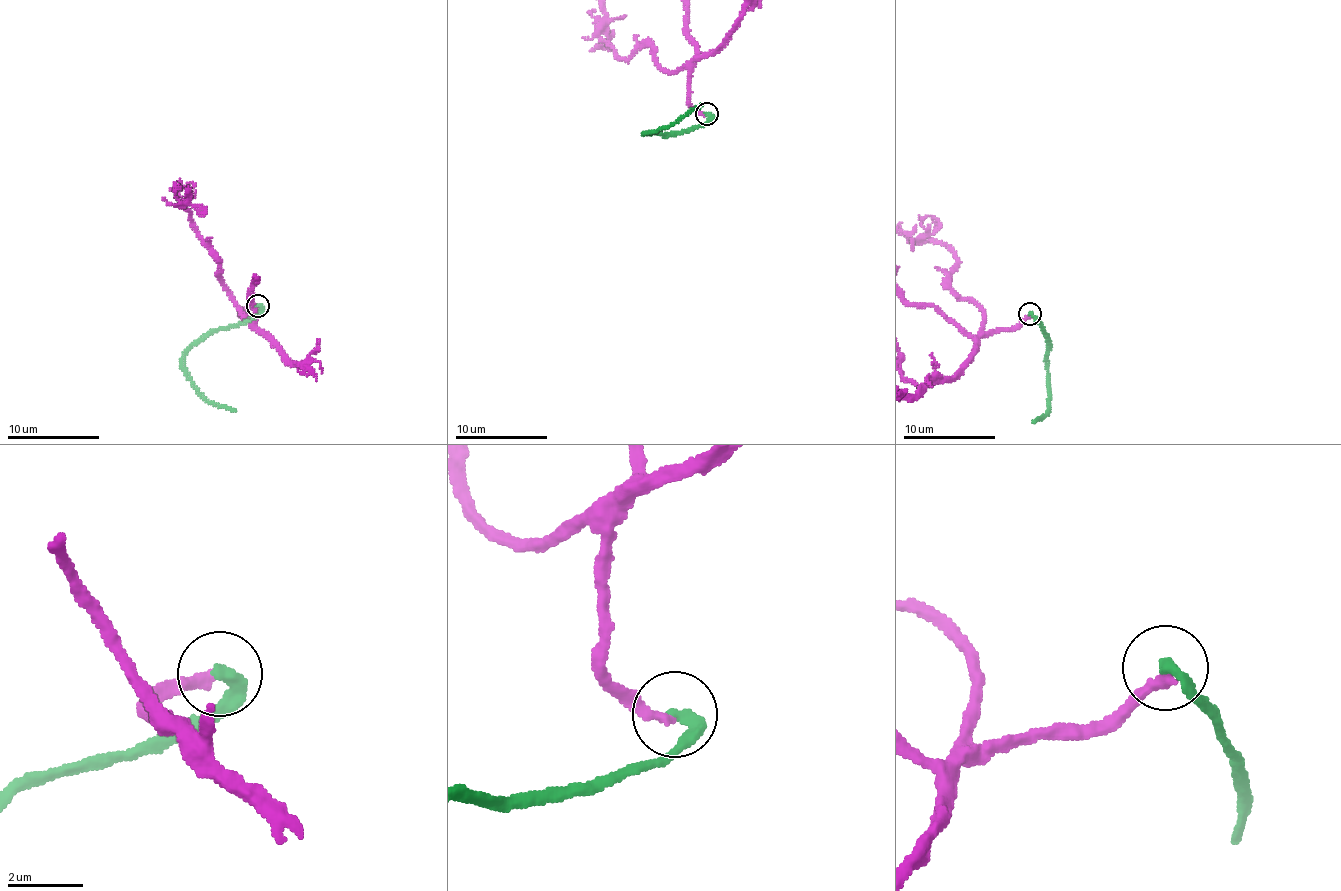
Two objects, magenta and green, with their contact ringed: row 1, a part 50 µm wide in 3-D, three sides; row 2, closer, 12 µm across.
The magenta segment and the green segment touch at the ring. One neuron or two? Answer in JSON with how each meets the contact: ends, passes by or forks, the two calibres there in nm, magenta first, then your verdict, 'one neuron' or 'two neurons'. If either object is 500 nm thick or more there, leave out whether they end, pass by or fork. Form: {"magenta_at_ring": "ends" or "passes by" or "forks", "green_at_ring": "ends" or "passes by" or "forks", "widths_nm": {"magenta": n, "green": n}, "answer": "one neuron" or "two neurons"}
{"magenta_at_ring": "ends", "green_at_ring": "ends", "widths_nm": {"magenta": 280, "green": 340}, "answer": "two neurons"}

